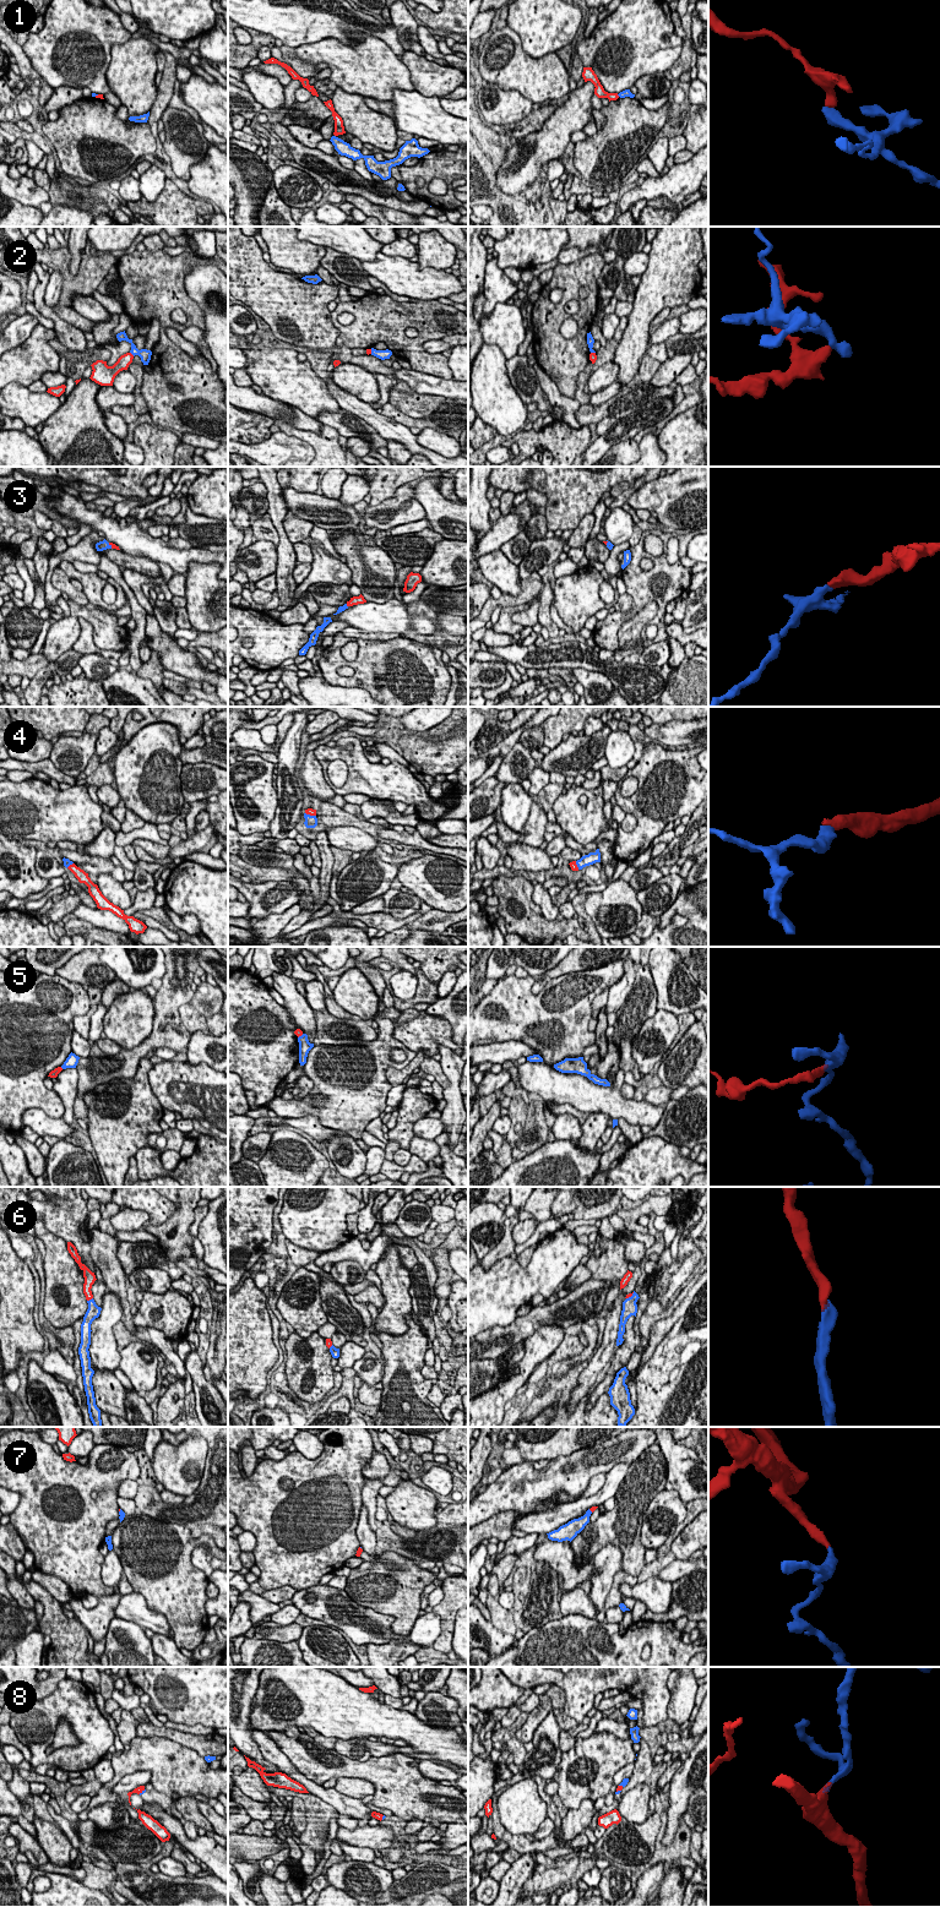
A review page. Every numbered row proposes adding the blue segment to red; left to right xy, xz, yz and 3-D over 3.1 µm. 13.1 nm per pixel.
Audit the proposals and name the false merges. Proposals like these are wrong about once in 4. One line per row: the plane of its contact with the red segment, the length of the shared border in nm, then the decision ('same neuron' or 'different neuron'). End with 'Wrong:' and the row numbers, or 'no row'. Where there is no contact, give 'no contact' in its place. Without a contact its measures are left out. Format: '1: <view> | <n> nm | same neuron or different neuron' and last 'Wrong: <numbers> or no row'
1: xy | 70 nm | different neuron
2: xy | 80 nm | different neuron
3: xy | 100 nm | same neuron
4: xz | 150 nm | same neuron
5: xz | 100 nm | different neuron
6: xy | 100 nm | same neuron
7: yz | 70 nm | same neuron
8: xy | 110 nm | same neuron
Wrong: 1, 2, 5

